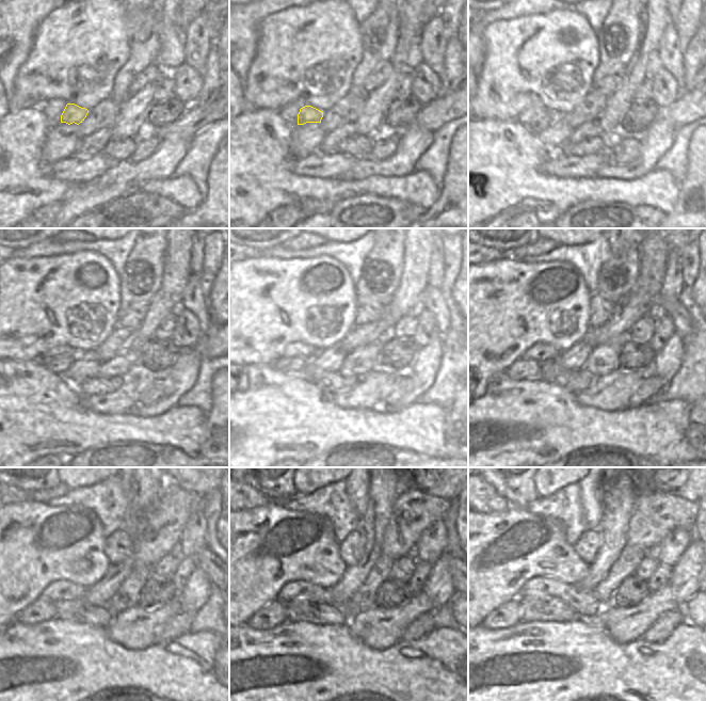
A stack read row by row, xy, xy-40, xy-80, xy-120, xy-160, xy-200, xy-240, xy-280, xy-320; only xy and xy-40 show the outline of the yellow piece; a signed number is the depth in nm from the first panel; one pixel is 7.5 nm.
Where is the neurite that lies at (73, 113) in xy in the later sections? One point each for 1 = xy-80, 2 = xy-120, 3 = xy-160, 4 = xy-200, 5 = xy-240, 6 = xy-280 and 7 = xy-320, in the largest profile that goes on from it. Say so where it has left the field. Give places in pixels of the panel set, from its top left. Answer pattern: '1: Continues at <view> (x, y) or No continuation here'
1: Continues at xy-80 (541, 122)
2: Continues at xy-120 (59, 364)
3: Continues at xy-160 (291, 365)
4: Continues at xy-200 (522, 369)
5: Continues at xy-240 (42, 609)
6: Continues at xy-280 (273, 614)
7: Continues at xy-320 (508, 615).

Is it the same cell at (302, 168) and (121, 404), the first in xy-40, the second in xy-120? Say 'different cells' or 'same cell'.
same cell

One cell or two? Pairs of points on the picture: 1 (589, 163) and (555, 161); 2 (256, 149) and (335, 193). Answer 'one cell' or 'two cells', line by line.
1: one cell
2: one cell

